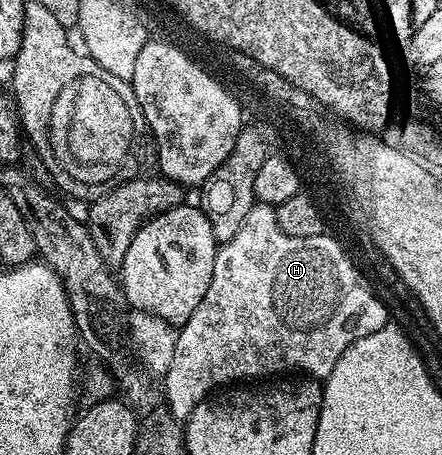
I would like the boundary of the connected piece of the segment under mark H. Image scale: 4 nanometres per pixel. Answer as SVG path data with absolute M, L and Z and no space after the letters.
M254 204L251 212L247 212L247 220L243 220L243 228L231 236L231 240L220 243L215 256L215 272L211 272L211 285L207 287L207 296L199 300L199 308L191 312L191 316L185 322L185 325L177 330L177 339L175 340L175 356L171 360L171 368L163 375L165 382L165 400L169 404L168 413L178 420L184 420L191 416L195 404L199 404L204 398L210 397L218 388L226 384L241 384L244 378L261 378L257 380L269 380L274 376L285 376L290 372L300 372L302 375L324 380L329 377L329 373L339 364L339 356L347 352L355 340L363 336L371 336L379 328L389 325L390 316L388 308L378 298L378 291L369 287L365 283L363 275L357 271L355 263L349 259L349 254L332 238L328 232L322 232L315 236L287 236L283 228L279 228L277 223L277 212L274 207L267 205Z

